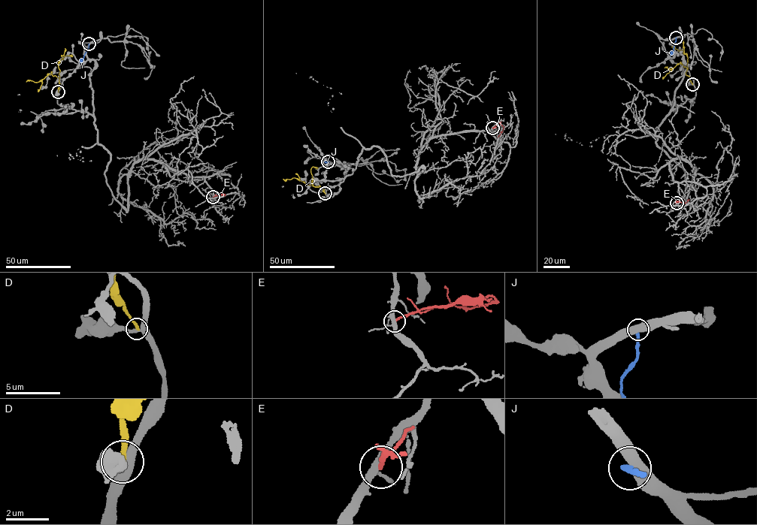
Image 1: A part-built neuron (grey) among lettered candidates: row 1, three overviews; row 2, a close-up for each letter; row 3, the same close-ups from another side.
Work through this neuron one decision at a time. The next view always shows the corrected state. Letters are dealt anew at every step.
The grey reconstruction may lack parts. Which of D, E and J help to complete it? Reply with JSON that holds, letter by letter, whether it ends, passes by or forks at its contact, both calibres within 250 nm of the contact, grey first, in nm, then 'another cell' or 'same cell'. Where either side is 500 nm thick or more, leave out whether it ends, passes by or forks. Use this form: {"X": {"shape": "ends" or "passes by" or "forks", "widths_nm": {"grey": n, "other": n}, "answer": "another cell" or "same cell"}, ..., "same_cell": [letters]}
{"D": {"shape": "ends", "widths_nm": {"grey": 360, "other": 280}, "answer": "another cell"}, "E": {"shape": "ends", "widths_nm": {"grey": 280, "other": 180}, "answer": "another cell"}, "J": {"widths_nm": {"grey": 600, "other": 340}, "answer": "another cell"}, "same_cell": []}

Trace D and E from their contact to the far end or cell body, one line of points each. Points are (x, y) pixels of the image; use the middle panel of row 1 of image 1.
D: (325, 193), (319, 186), (305, 185), (296, 178), (283, 179)
E: (492, 128), (498, 124), (503, 126), (498, 137)

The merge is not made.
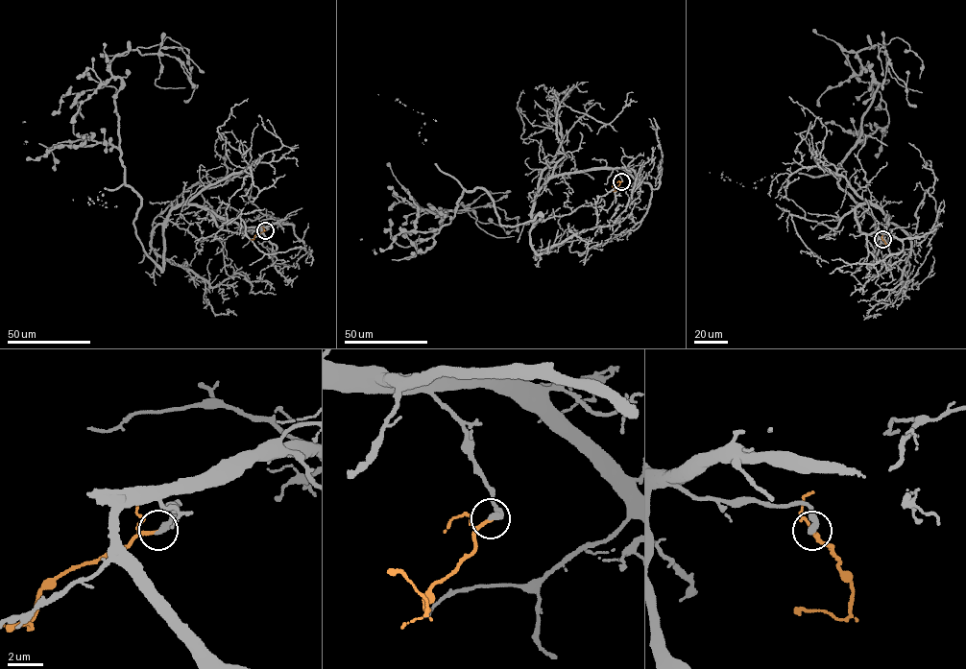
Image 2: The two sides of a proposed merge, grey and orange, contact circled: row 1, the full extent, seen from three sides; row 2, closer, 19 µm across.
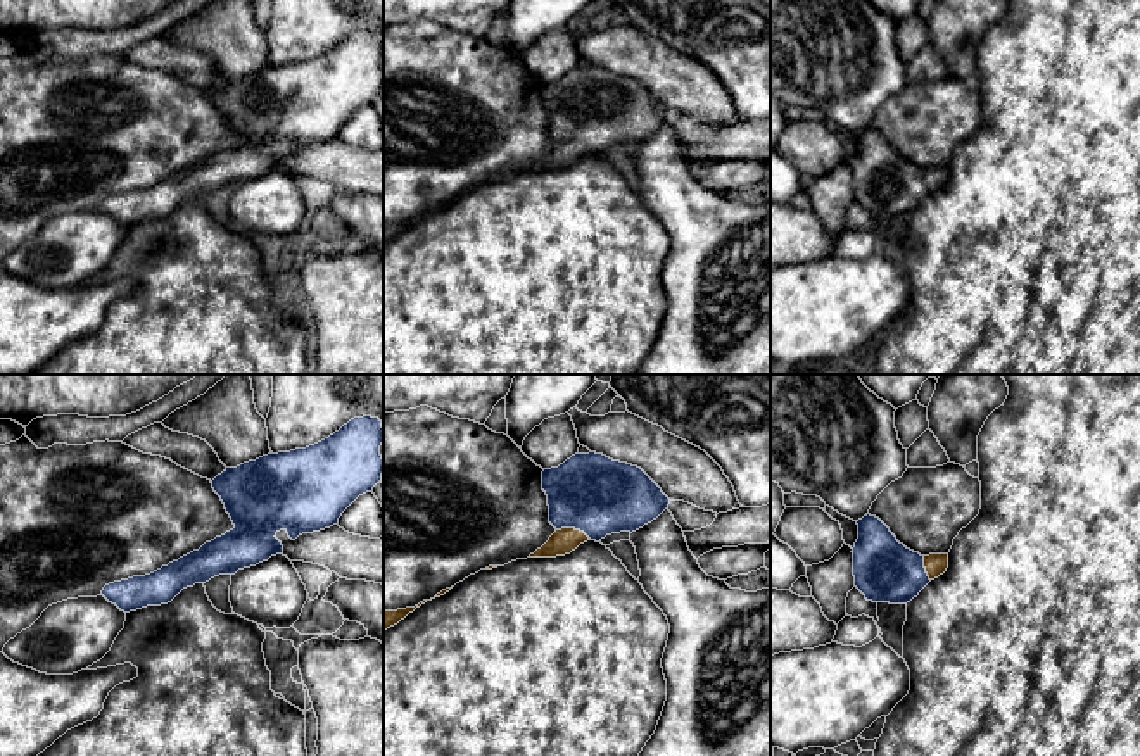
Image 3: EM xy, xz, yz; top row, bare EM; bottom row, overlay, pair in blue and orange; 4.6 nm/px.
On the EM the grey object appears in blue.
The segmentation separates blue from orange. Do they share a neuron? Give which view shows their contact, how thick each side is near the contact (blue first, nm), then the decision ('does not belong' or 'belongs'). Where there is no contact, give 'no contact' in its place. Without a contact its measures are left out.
xz | 360/120 nm | belongs

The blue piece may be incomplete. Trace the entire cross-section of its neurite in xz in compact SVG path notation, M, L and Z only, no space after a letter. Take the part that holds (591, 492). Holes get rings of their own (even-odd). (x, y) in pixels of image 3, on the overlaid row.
M575 454L542 471L556 532L529 558L556 558L606 535L636 532L668 509L670 499L637 466L603 454Z

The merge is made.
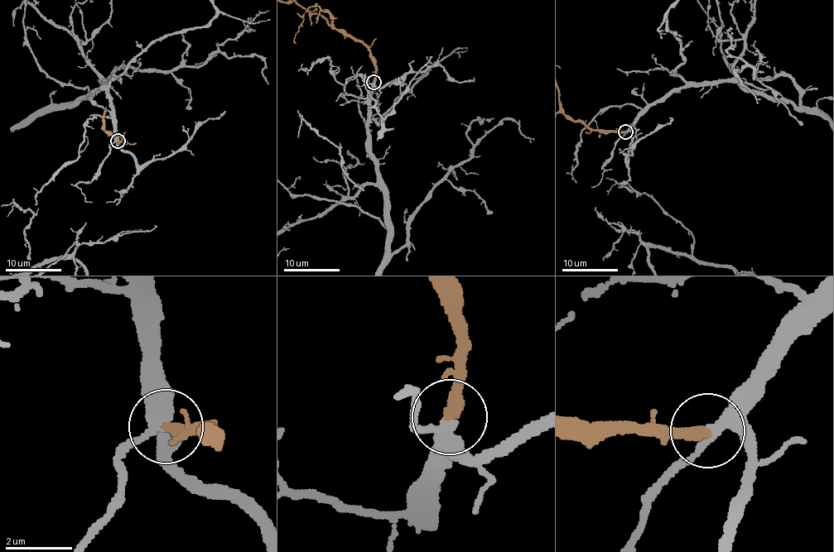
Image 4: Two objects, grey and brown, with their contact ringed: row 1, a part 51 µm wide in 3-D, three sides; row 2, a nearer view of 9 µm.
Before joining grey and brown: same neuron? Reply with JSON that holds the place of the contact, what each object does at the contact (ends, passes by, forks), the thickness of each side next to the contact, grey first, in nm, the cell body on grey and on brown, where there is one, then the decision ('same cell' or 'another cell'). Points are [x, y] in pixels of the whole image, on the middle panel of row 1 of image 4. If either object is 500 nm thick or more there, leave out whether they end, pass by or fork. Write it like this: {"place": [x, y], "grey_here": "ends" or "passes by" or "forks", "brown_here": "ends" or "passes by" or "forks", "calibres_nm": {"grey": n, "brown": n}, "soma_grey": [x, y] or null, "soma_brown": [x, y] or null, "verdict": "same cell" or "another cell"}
{"place": [373, 82], "grey_here": "forks", "brown_here": "ends", "calibres_nm": {"grey": 280, "brown": 360}, "soma_grey": null, "soma_brown": null, "verdict": "same cell"}

